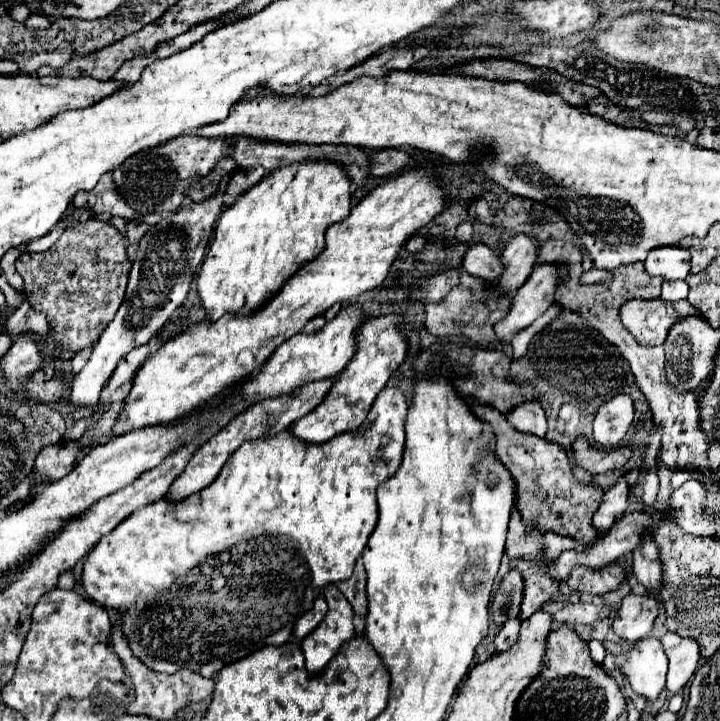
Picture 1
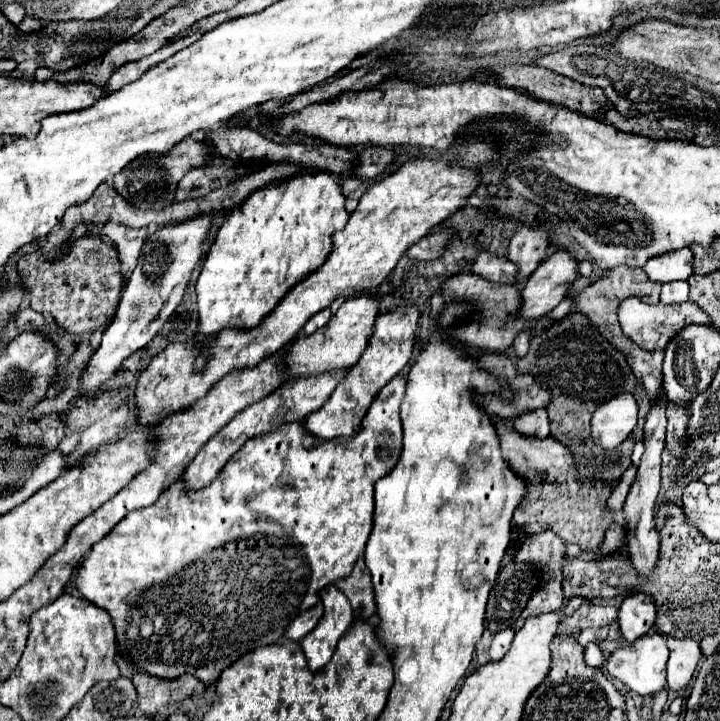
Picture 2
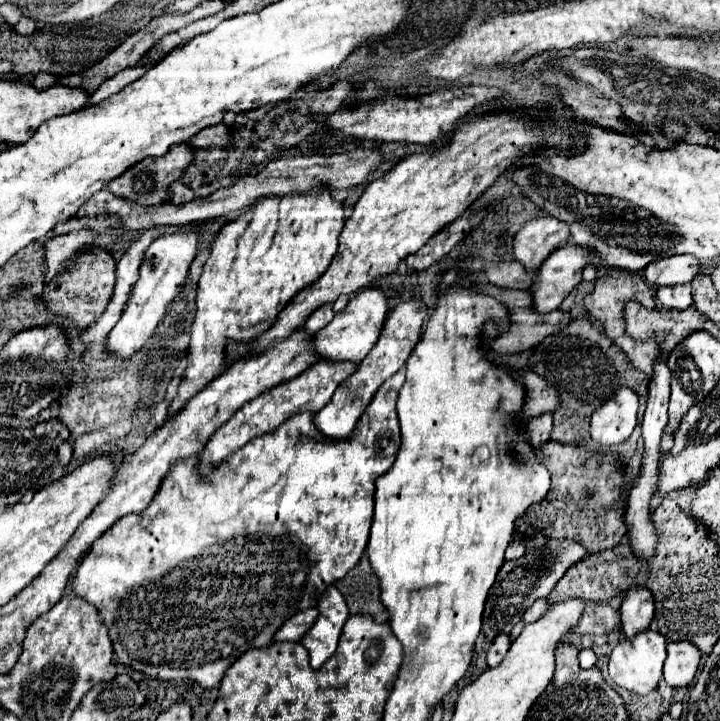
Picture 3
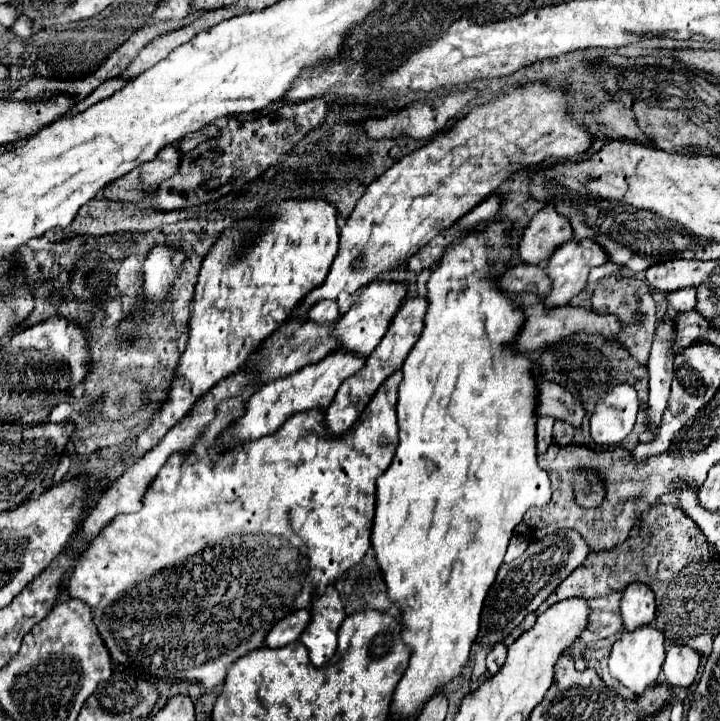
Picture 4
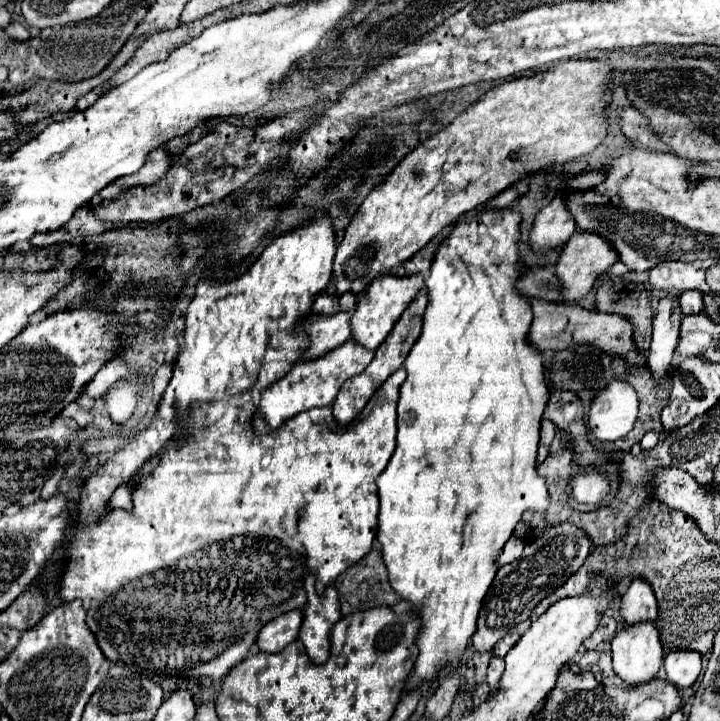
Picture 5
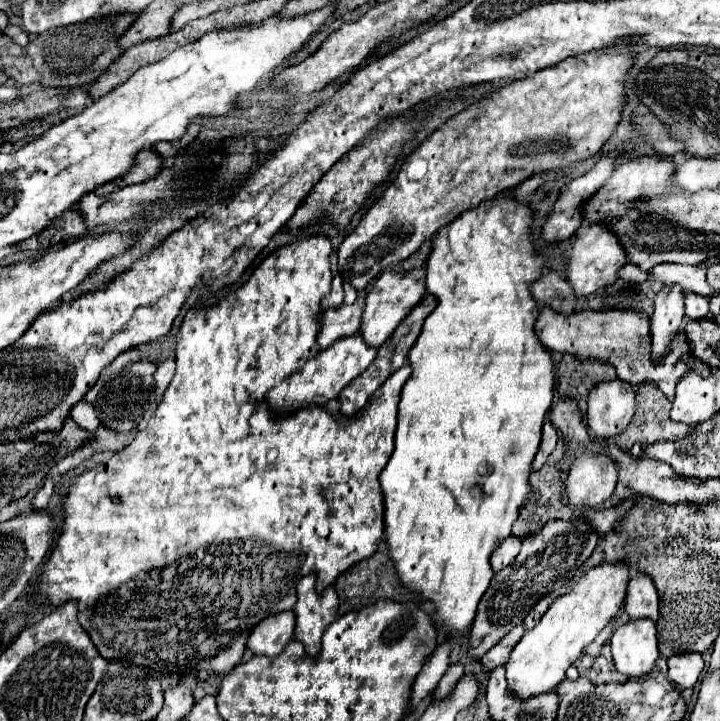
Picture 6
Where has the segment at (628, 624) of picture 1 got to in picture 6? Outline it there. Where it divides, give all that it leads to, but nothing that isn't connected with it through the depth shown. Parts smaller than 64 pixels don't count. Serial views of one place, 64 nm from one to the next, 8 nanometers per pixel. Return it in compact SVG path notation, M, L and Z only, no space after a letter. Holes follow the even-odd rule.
M634 572L628 584L624 610L632 620L636 618L658 618L658 590L654 580L644 572Z

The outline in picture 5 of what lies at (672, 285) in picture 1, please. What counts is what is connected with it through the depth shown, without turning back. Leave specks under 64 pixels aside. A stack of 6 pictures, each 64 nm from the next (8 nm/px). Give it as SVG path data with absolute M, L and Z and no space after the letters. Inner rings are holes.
M692 290L692 292L682 292L680 294L680 308L682 312L688 316L688 314L700 314L704 312L704 302L702 302L702 294Z

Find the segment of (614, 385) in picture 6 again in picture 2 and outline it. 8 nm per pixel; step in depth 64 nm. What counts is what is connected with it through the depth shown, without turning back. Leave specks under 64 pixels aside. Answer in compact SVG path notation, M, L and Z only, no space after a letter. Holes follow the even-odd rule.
M622 392L598 406L592 414L592 440L605 450L622 444L638 422L638 404L630 392Z

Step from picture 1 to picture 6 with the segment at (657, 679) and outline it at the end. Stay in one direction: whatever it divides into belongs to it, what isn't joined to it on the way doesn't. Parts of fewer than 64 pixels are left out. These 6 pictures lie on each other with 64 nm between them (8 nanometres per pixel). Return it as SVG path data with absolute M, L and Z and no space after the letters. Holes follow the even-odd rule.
M648 618L628 620L626 624L618 626L612 636L614 666L628 678L648 674L658 656L660 652L656 640L656 624Z

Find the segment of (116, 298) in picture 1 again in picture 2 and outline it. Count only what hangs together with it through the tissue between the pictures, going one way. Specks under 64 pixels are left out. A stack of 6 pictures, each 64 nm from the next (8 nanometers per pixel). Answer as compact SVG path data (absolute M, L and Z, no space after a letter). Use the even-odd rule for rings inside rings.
M96 236L76 240L72 244L70 252L56 264L52 260L44 260L36 252L28 254L18 260L18 272L26 280L26 290L30 292L30 306L46 308L52 314L54 322L70 334L82 334L82 332L90 332L90 330L106 326L112 320L112 316L118 308L120 294L122 294L122 274L120 274L118 252L116 252L116 248L110 248L104 242L100 242Z

